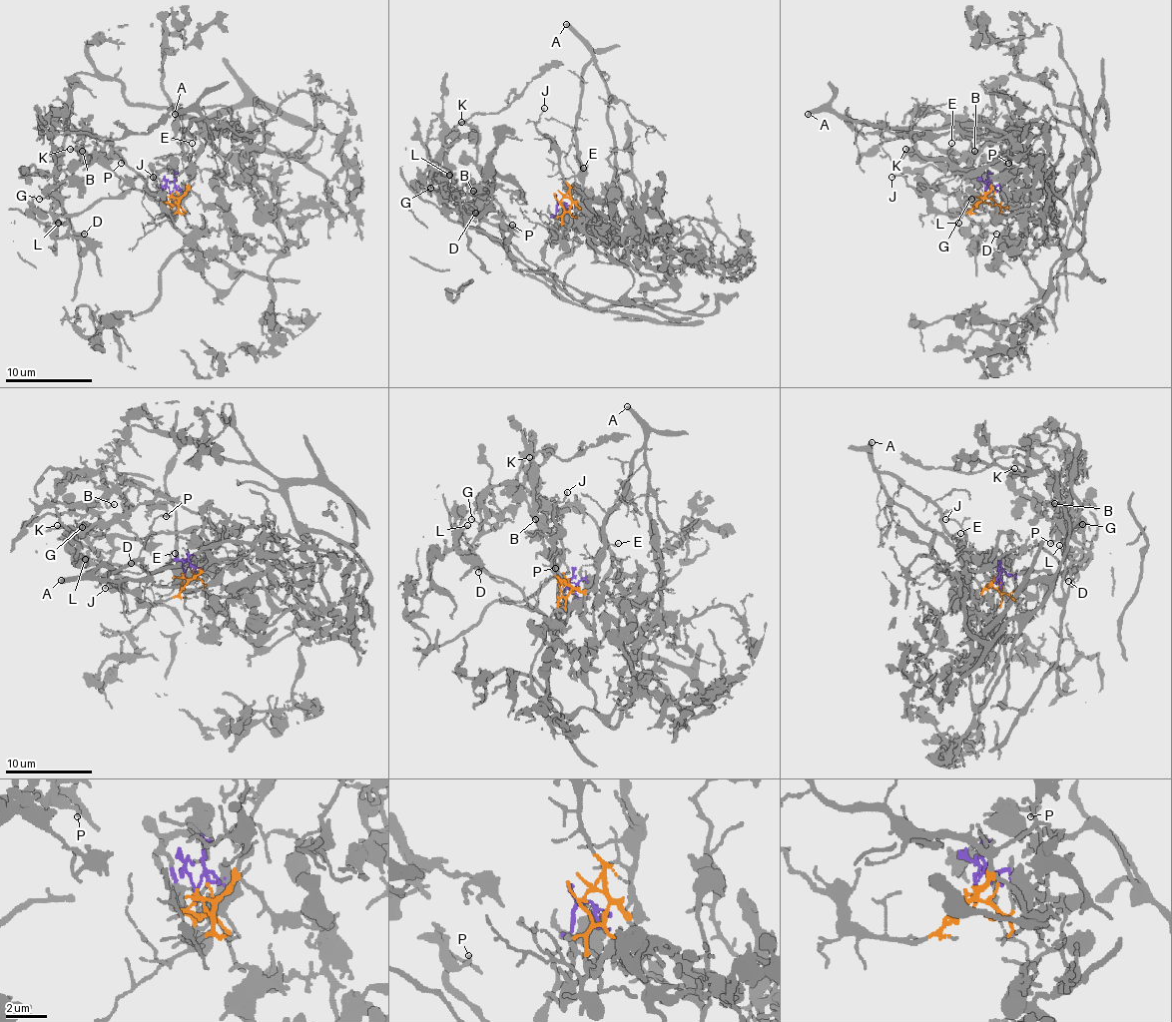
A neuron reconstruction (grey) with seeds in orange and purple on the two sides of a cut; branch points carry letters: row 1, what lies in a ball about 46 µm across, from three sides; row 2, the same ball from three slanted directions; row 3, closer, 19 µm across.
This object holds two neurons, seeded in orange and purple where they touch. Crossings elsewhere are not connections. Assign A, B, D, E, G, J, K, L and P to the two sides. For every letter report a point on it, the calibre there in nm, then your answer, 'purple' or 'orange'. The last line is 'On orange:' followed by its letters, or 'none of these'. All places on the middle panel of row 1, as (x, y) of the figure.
A: (566, 24) | 400 nm | orange
B: (473, 191) | 140 nm | purple
D: (475, 213) | 120 nm | purple
E: (583, 168) | 90 nm | orange
G: (430, 188) | 90 nm | purple
J: (544, 108) | 130 nm | orange
K: (461, 122) | 200 nm | purple
L: (449, 175) | 140 nm | purple
P: (512, 225) | 160 nm | purple
On orange: A, E, J

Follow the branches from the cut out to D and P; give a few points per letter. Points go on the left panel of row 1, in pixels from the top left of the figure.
D: (170, 198), (174, 170), (154, 168), (154, 192), (133, 190), (56, 216), (67, 235), (84, 233)
P: (170, 198), (174, 170), (154, 168), (154, 192), (148, 190), (111, 146), (122, 163)

